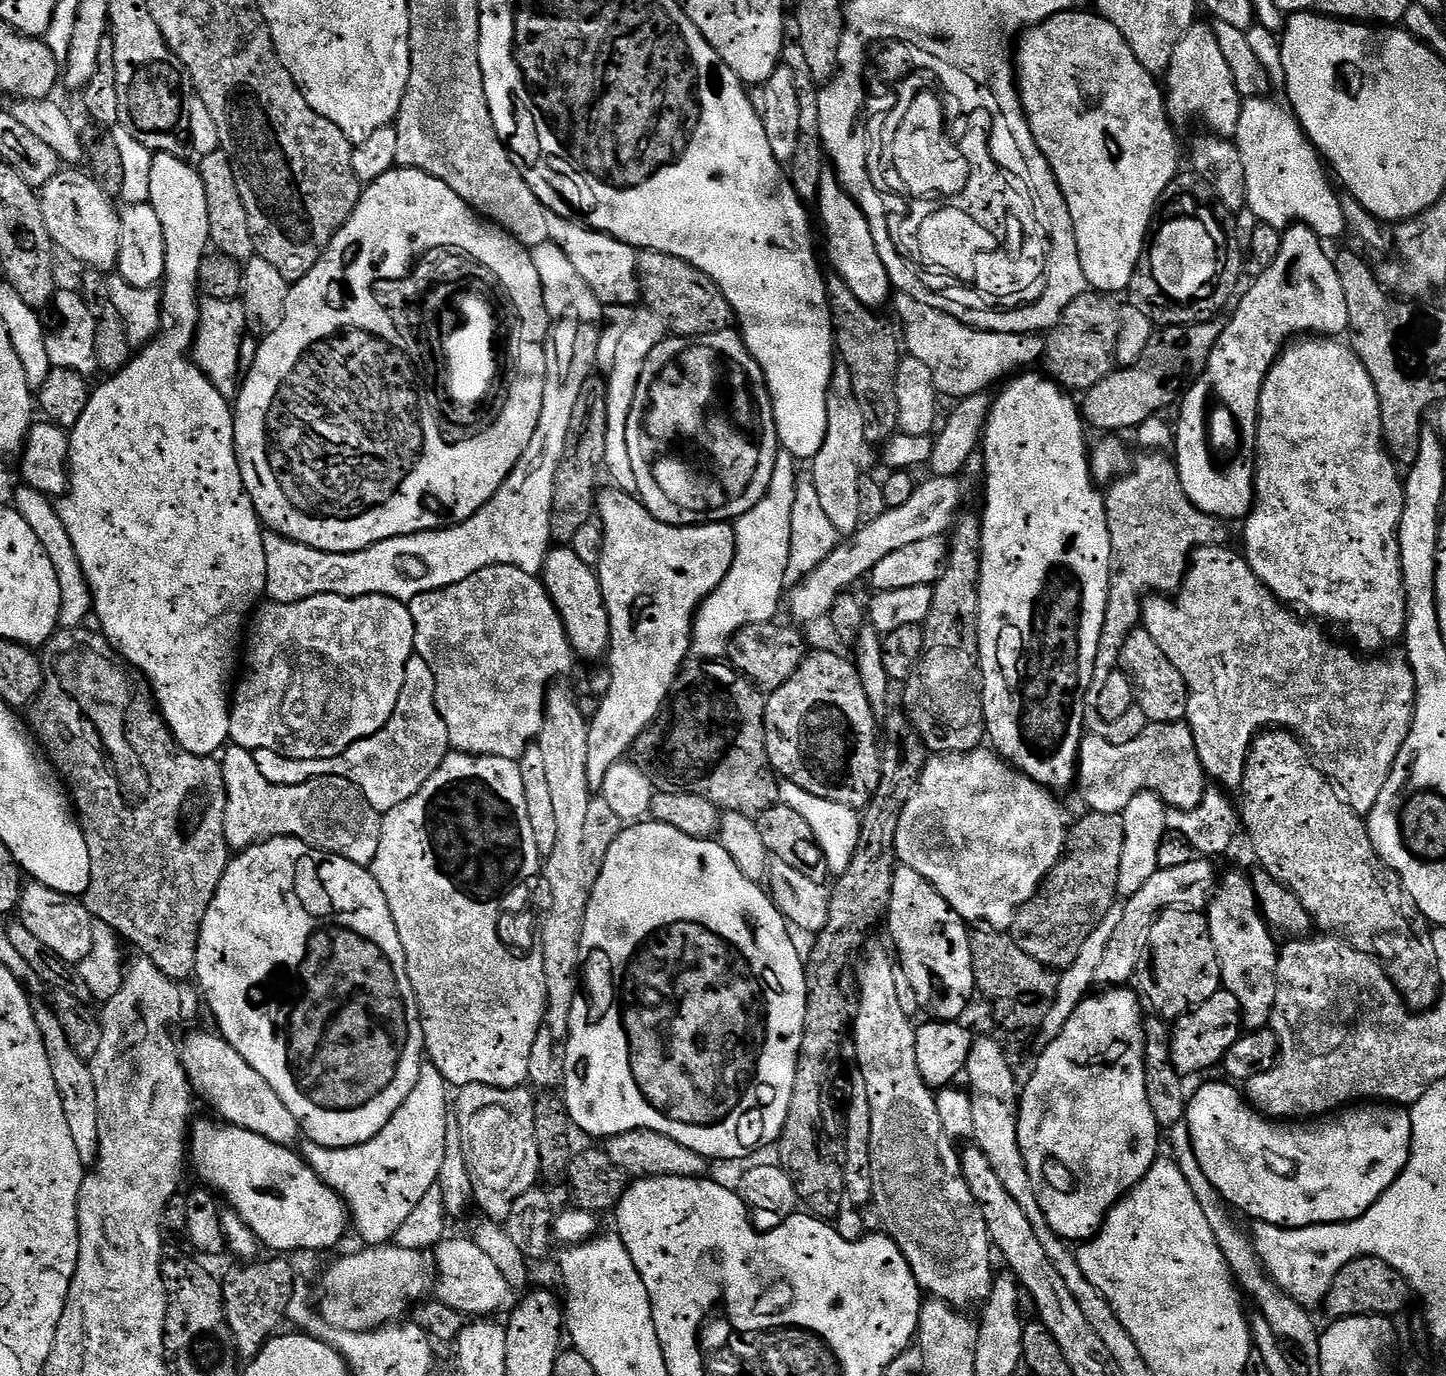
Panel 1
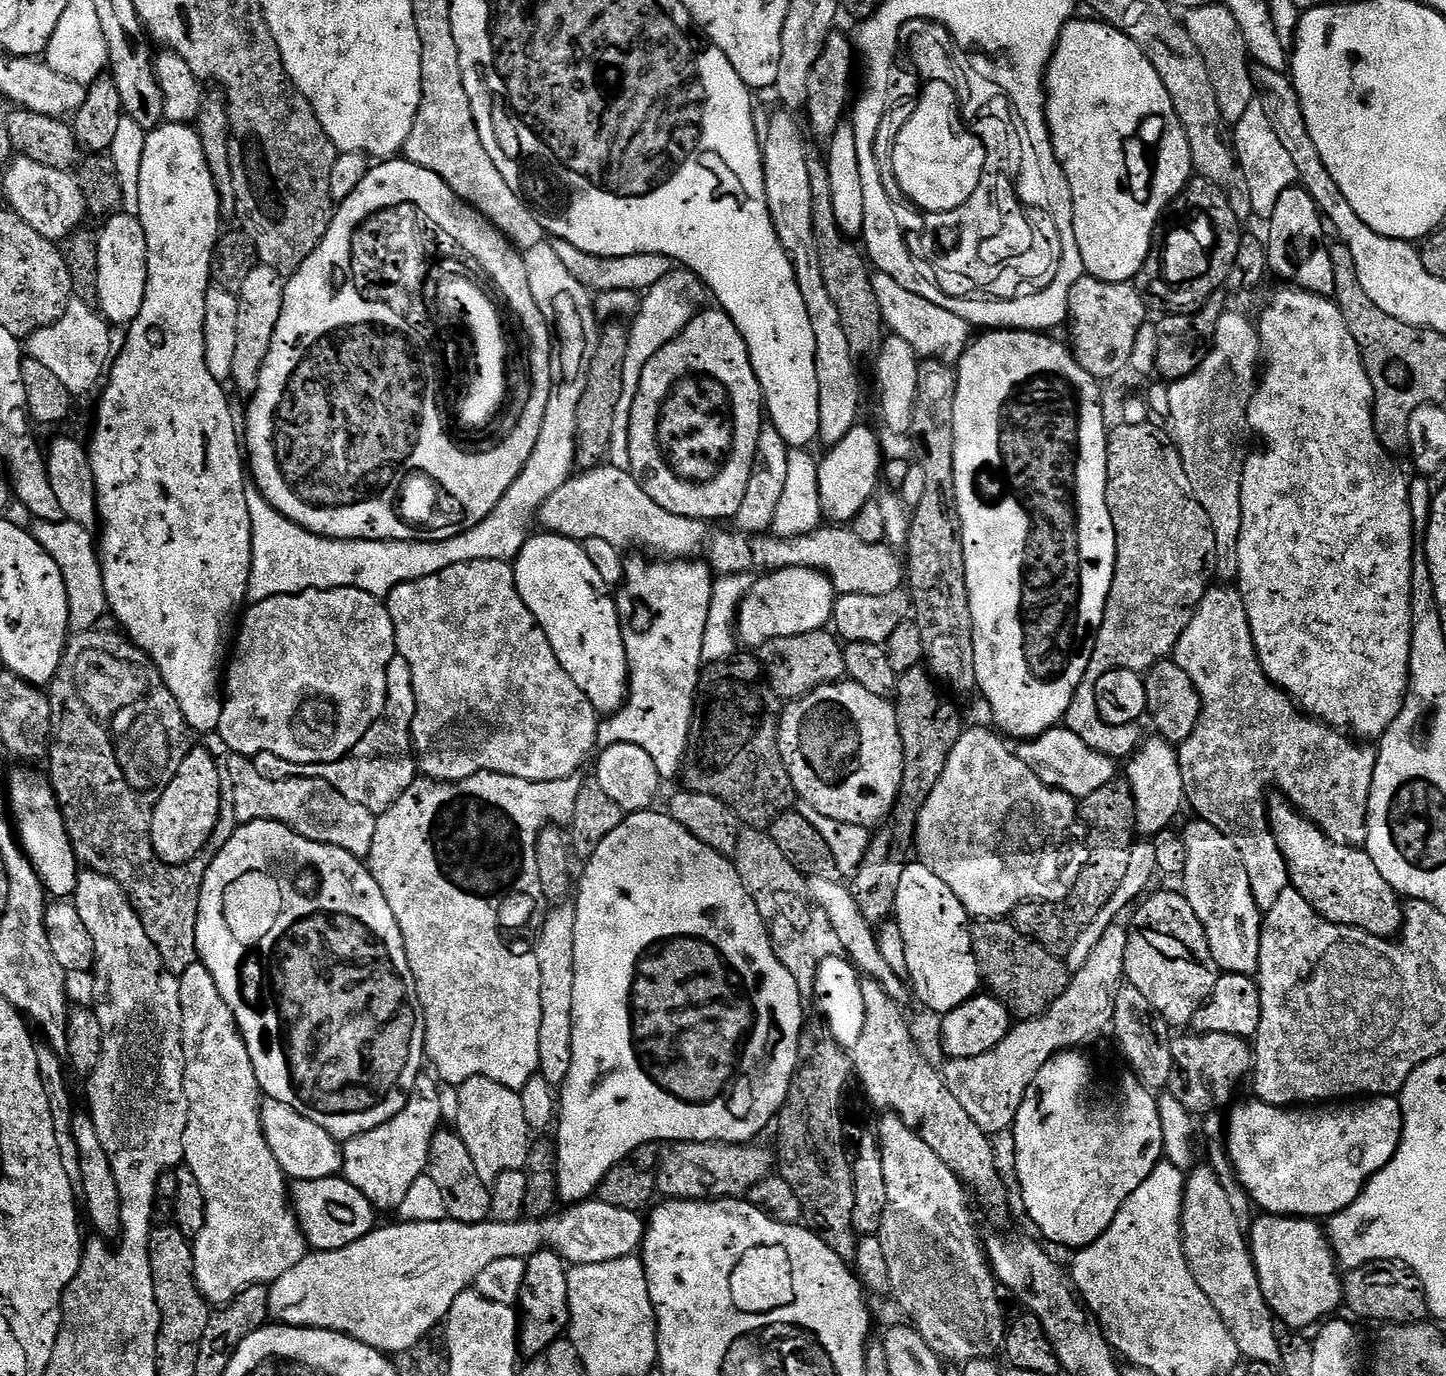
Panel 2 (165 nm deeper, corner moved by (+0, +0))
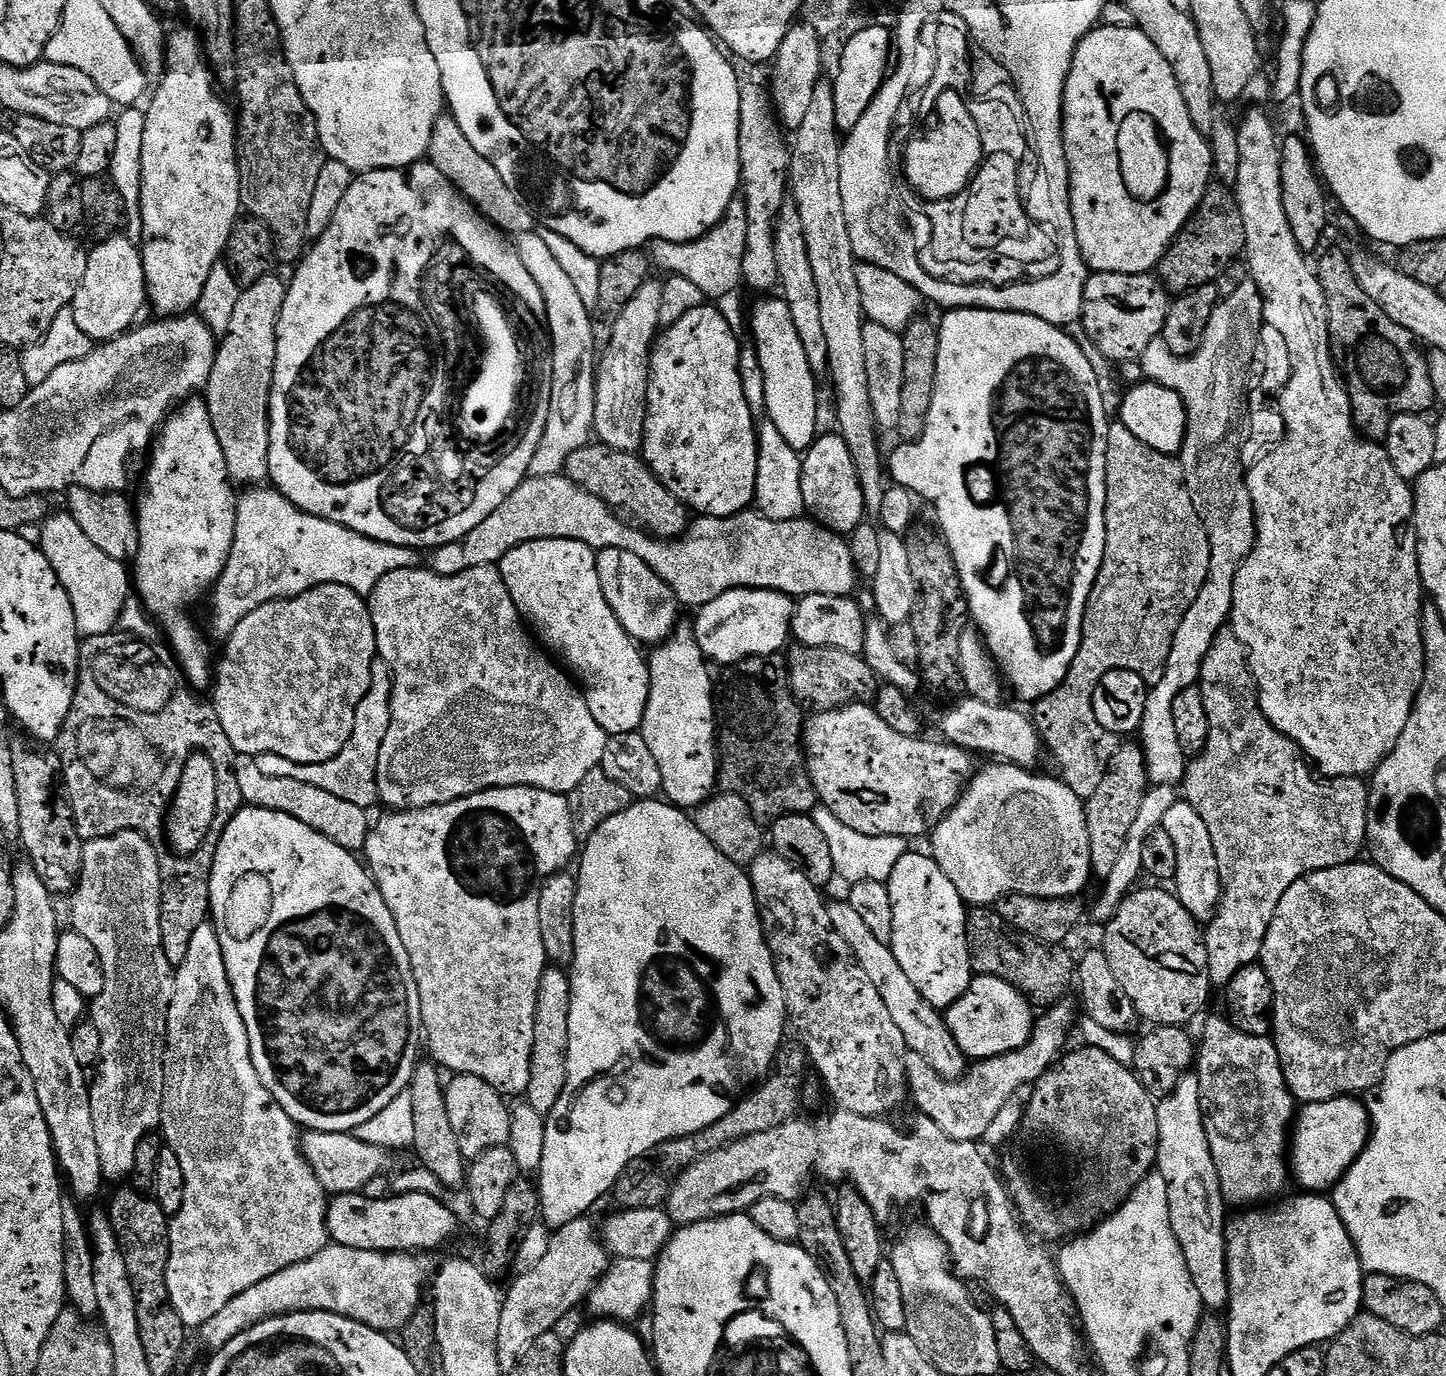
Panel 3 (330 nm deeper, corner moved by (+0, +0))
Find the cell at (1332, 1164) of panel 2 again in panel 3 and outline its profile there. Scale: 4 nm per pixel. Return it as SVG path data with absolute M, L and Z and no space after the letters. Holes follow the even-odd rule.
M1339 1096L1326 1102L1306 1104L1299 1109L1294 1120L1294 1131L1290 1136L1290 1172L1308 1194L1324 1194L1336 1187L1348 1167L1364 1153L1370 1135L1370 1112L1367 1107L1359 1104L1359 1099L1351 1096Z

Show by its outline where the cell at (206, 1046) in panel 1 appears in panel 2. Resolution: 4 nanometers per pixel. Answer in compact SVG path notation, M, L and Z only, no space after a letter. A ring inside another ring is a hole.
M265 1099L260 1106L260 1121L266 1134L266 1142L270 1142L270 1150L278 1158L284 1175L289 1181L313 1180L314 1178L330 1178L341 1175L344 1166L344 1154L335 1136L331 1136L318 1122L310 1122L310 1118L302 1118L298 1110L280 1104L276 1100Z

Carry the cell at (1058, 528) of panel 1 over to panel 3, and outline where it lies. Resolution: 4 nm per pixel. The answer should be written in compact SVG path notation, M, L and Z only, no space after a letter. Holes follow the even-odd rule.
M988 306L954 308L943 315L938 320L934 392L924 419L924 429L914 442L891 449L896 454L896 460L886 460L886 468L896 468L897 485L912 484L908 491L920 500L932 503L936 511L935 523L952 551L960 584L964 587L964 597L968 599L971 623L977 624L975 627L988 649L988 655L995 661L1007 687L1009 684L1016 691L1018 699L1039 702L1064 681L1070 662L1074 662L1074 654L1078 654L1086 602L1098 578L1106 550L1106 438L1110 417L1103 413L1097 370L1092 369L1087 354L1064 333L1067 331L1063 327L1047 324L1045 320L1021 312L992 312Z

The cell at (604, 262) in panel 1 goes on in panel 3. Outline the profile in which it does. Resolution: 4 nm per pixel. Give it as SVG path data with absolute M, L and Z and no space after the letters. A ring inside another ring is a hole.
M738 194L730 202L724 219L714 225L705 236L689 240L685 244L669 240L654 240L650 244L650 260L668 276L681 276L686 282L694 282L702 290L705 301L720 302L736 287L744 283L743 258L746 256L747 204L743 195Z

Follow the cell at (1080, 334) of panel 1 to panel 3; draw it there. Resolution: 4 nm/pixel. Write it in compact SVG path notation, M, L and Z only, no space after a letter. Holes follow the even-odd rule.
M1092 272L1084 287L1084 332L1089 342L1106 359L1116 364L1139 361L1146 346L1150 346L1150 342L1163 333L1169 303L1169 293L1155 275L1126 276L1113 272Z

